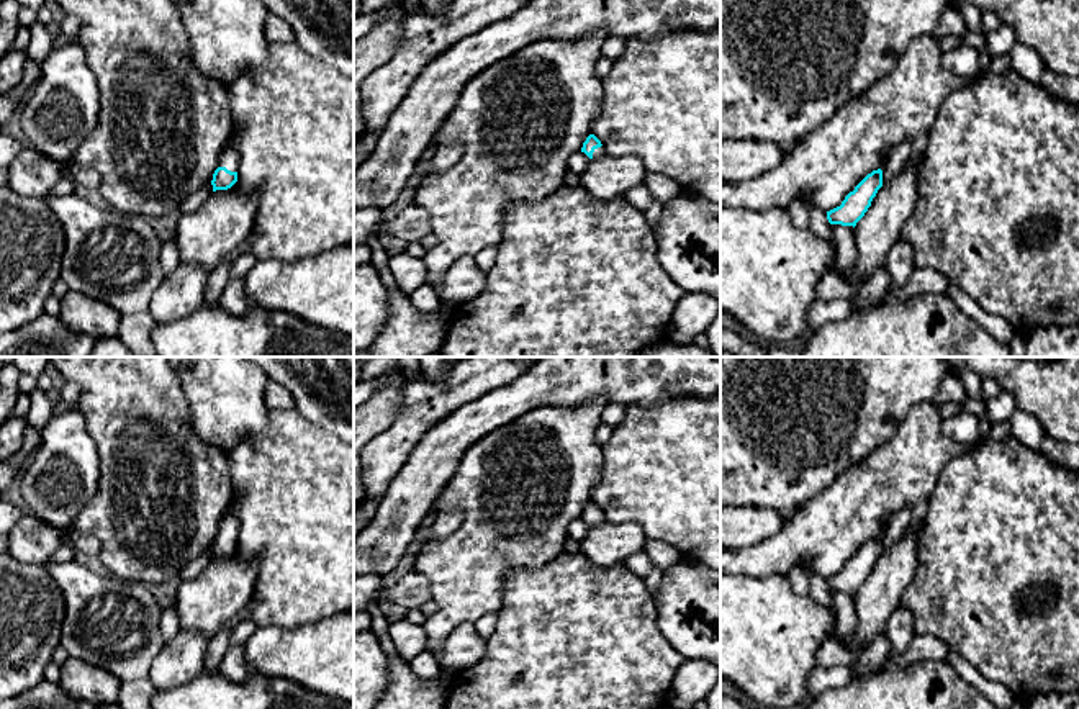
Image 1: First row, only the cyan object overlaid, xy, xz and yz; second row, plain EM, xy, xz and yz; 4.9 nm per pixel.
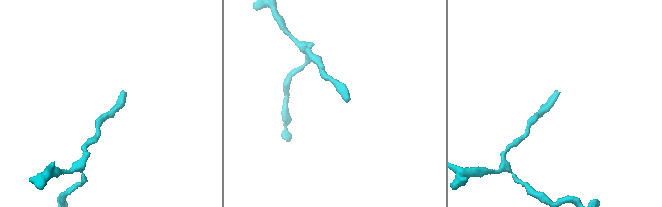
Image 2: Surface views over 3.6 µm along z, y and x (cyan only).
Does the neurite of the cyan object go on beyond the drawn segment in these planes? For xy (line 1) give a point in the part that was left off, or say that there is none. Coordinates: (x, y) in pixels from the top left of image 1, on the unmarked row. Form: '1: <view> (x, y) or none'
1: xy (230, 526)

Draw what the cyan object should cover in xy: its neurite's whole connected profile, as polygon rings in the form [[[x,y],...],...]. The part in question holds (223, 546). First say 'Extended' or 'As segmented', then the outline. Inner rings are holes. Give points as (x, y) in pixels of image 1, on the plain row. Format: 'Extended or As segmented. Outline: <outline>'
Extended. Outline: [[[231,504],[224,511],[224,516],[219,524],[219,532],[213,540],[213,558],[228,557],[237,549],[239,522],[236,519]]]

